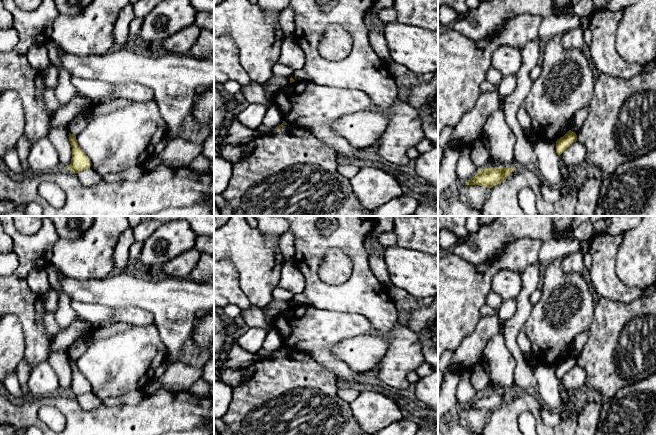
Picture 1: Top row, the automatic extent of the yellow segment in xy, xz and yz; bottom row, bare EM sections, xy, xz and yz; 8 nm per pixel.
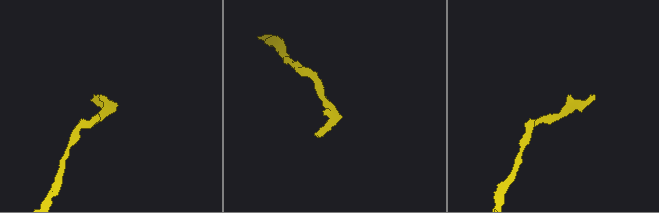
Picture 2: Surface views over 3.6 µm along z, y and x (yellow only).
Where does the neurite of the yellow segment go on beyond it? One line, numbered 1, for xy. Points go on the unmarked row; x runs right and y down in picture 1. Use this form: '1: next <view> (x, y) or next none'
1: next none

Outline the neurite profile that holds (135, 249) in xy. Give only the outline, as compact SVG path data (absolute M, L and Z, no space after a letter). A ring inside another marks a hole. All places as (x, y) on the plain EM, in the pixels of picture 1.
M135 241L129 249L130 255L132 257L138 256L141 251L142 251L142 247L143 247L144 242L140 242L140 241Z

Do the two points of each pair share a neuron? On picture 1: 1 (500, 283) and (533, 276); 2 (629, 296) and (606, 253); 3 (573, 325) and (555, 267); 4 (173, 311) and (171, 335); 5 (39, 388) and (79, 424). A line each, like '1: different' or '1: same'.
1: different
2: same
3: same
4: same
5: different

